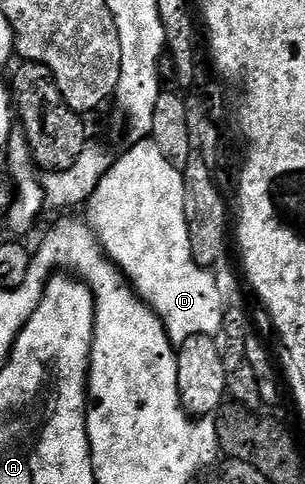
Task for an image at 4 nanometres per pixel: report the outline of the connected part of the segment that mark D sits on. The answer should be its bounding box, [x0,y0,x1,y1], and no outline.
[87,137,226,345]

